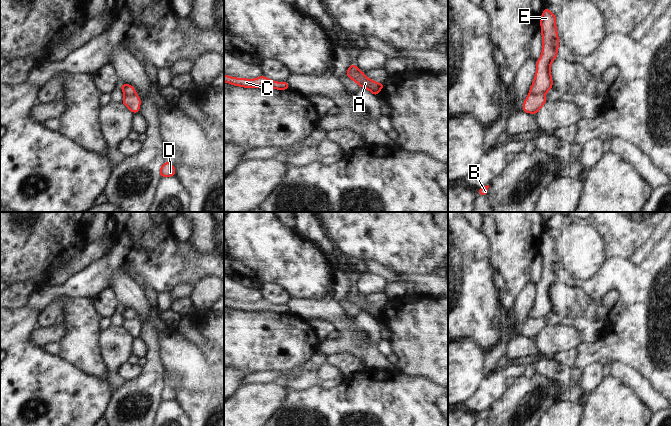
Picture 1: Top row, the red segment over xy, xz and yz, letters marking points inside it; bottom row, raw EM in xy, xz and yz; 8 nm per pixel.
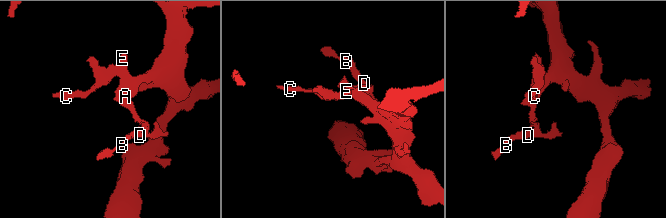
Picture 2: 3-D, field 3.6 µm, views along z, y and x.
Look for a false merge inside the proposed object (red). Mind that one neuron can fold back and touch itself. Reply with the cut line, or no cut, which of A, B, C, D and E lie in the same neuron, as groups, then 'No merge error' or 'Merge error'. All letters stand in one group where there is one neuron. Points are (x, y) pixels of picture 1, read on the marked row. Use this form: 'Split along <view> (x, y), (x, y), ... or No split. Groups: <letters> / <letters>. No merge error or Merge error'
Split along yz (529, 92), (543, 95). Groups: A C E / B D. Merge error

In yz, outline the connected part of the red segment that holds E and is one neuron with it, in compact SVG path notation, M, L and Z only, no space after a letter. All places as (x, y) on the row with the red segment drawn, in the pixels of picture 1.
M544 7L540 19L542 33L542 54L536 61L536 74L529 93L545 95L553 87L551 63L558 57L557 49L560 45L556 28L556 15Z

